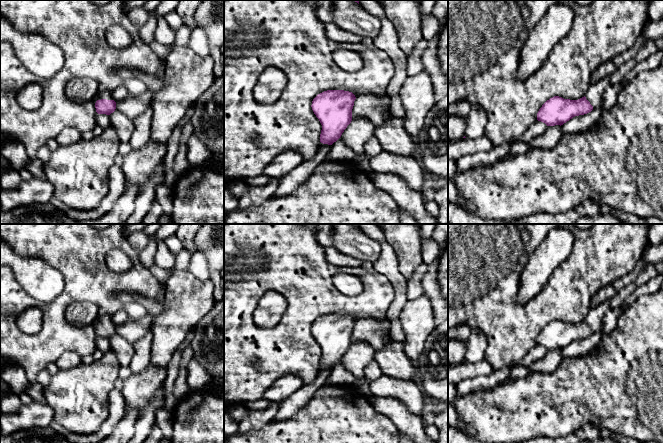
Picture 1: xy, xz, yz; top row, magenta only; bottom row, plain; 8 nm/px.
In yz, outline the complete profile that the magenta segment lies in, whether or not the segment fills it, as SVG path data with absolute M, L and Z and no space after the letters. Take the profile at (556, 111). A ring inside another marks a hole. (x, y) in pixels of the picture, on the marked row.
M604 77L589 86L585 96L578 100L554 96L547 100L537 113L537 120L547 126L563 125L575 116L584 115L601 108L603 94L610 85L610 78Z

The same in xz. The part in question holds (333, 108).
M327 90L312 101L312 110L319 119L322 130L320 142L332 145L352 121L352 109L356 97L344 90Z

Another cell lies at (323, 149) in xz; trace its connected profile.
M320 143L315 159L302 162L299 166L280 178L274 196L286 196L304 184L312 175L315 168L320 164L320 161L326 158L329 149L330 145Z

